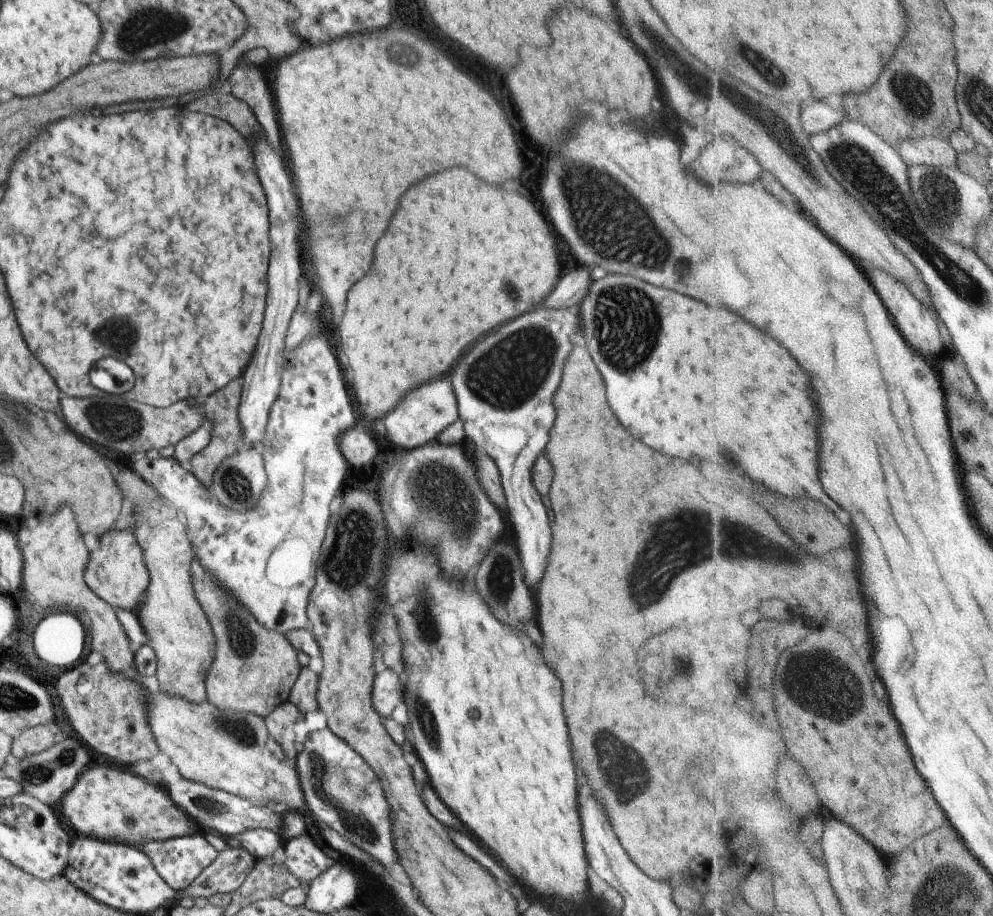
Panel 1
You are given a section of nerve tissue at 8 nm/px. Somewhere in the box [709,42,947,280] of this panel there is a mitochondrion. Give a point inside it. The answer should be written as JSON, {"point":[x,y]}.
{"point":[916,97]}

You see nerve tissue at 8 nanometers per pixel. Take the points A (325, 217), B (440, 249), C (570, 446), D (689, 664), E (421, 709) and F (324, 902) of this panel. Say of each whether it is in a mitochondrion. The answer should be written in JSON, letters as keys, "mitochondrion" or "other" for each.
{"A":"mitochondrion","B":"other","C":"other","D":"mitochondrion","E":"mitochondrion","F":"other"}

